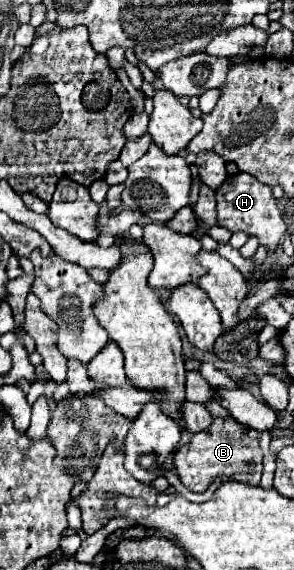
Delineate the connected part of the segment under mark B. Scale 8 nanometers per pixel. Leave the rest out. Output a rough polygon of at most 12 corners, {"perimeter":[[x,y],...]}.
{"perimeter":[[215,417],[175,453],[181,483],[259,485],[259,431]]}

